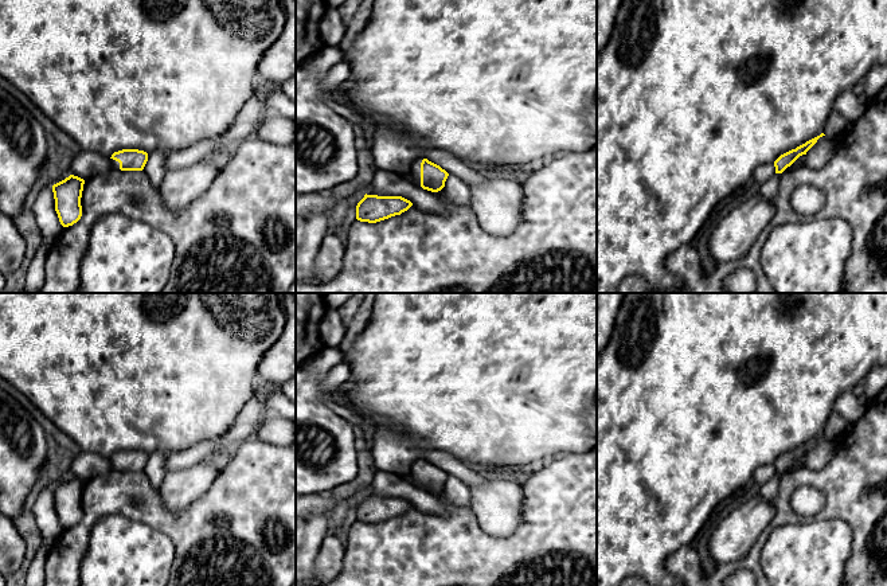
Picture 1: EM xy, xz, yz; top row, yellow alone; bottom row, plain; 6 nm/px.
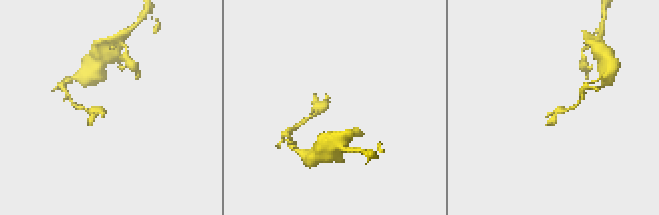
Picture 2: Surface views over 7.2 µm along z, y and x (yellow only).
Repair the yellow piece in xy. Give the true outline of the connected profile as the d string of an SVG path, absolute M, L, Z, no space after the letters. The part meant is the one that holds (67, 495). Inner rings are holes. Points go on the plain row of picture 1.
M70 476L52 487L55 512L63 528L73 527L82 517L81 499L85 481Z

